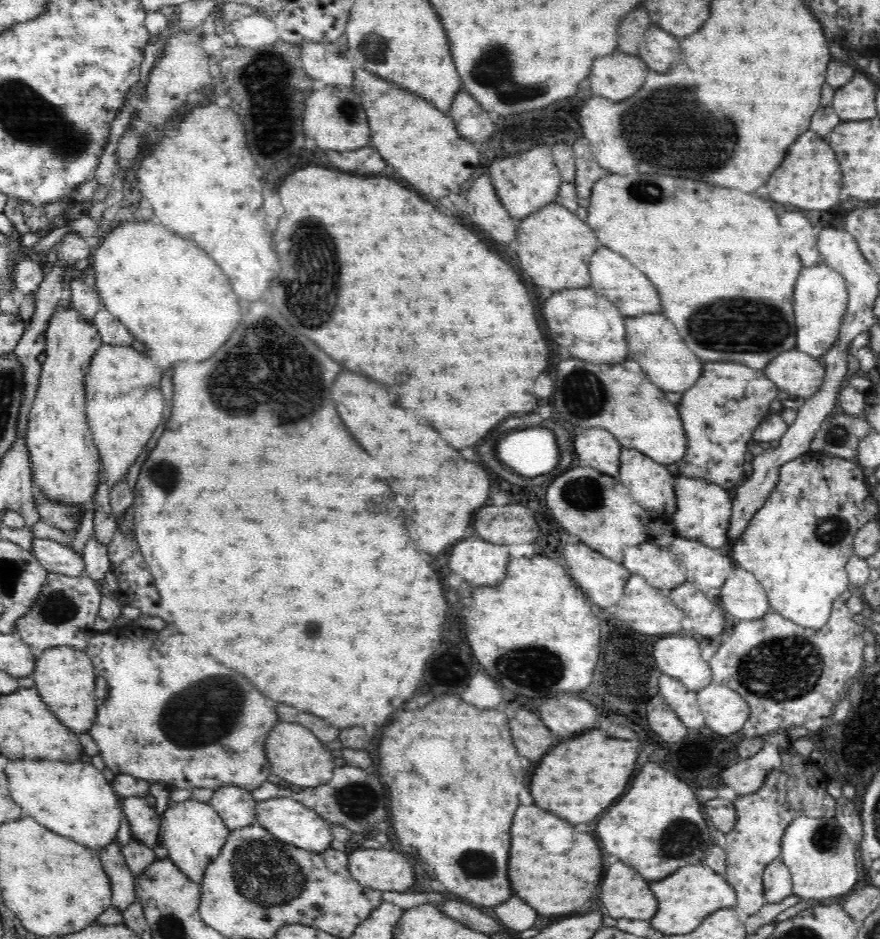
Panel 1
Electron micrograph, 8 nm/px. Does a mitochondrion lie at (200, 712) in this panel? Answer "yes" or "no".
yes

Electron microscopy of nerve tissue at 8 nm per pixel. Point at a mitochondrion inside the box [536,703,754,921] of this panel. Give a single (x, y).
(682, 838)

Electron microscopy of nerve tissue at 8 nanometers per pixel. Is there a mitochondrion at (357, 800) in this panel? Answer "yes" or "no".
yes

